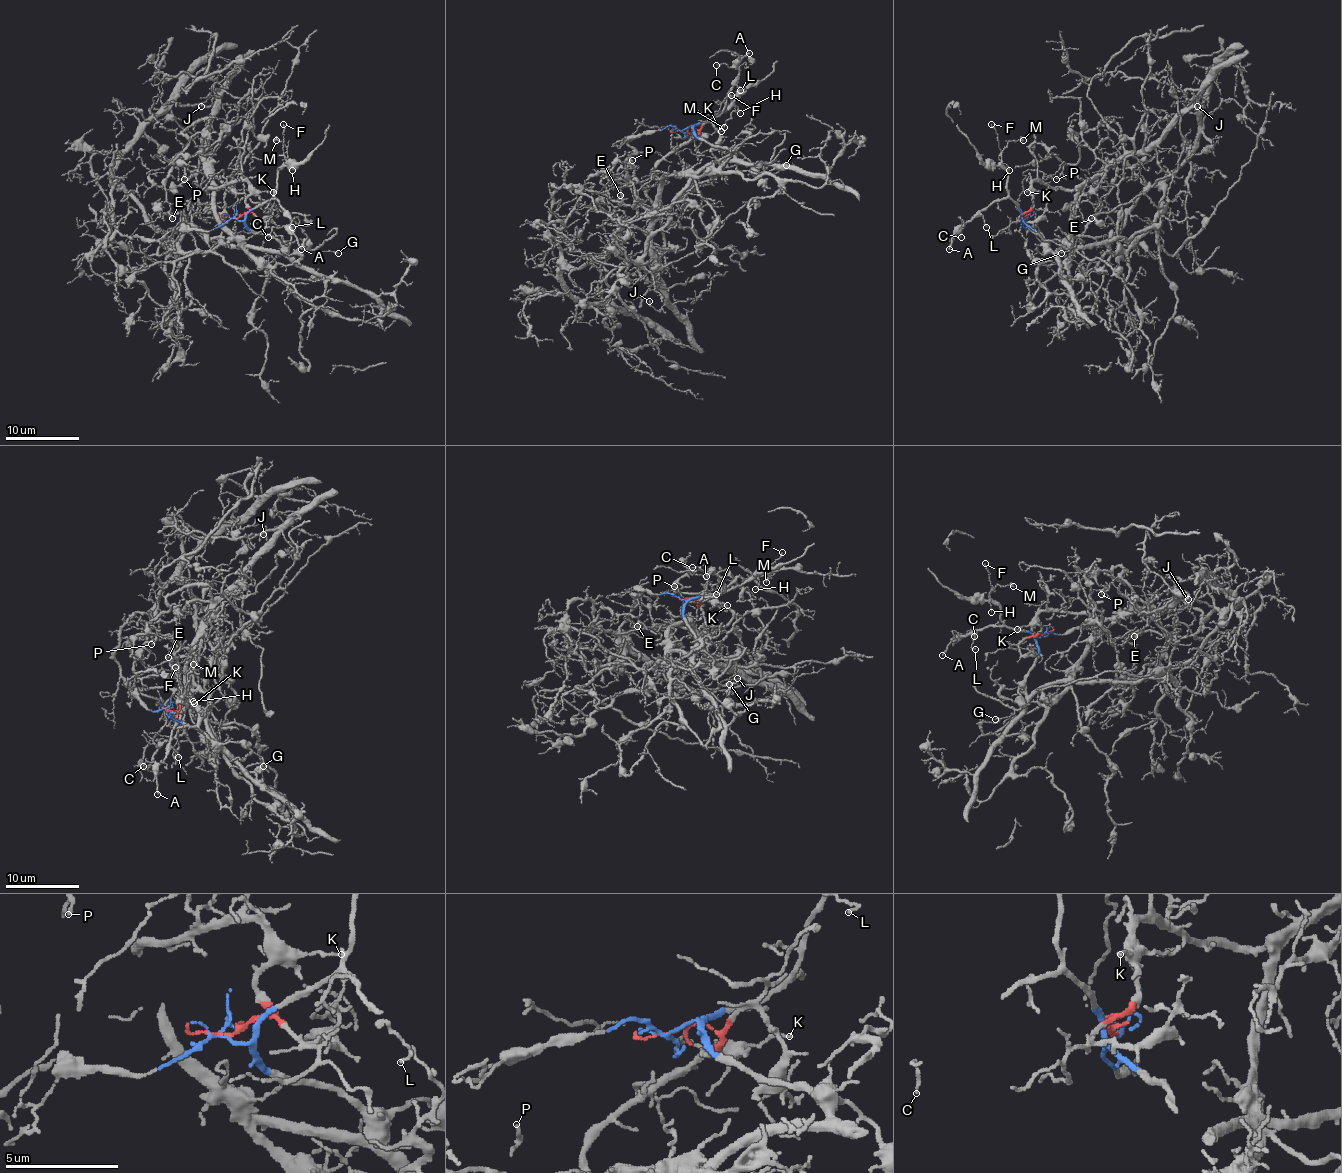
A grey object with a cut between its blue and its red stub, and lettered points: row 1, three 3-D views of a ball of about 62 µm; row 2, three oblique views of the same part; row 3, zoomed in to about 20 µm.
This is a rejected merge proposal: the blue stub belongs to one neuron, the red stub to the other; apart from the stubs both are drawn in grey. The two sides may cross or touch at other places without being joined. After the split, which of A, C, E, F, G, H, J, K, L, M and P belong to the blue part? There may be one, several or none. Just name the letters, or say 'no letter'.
A, C, F, G, H, L, M

